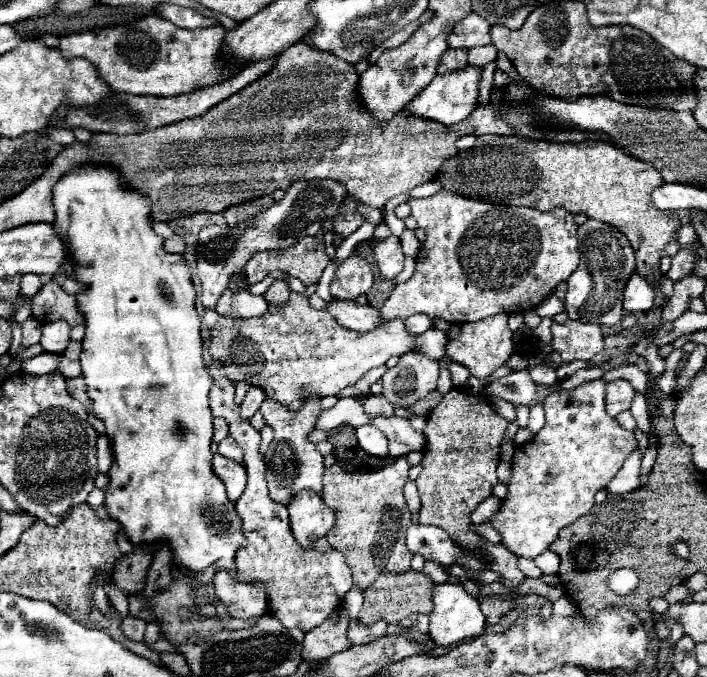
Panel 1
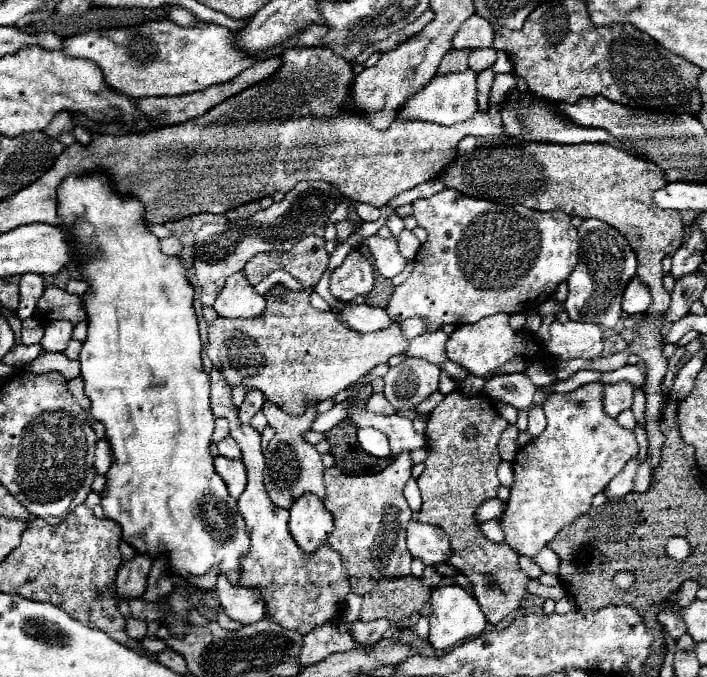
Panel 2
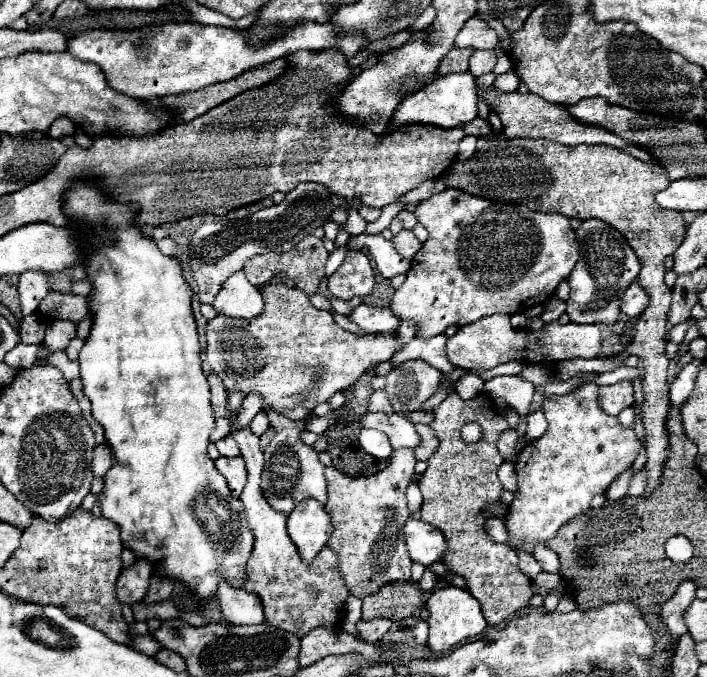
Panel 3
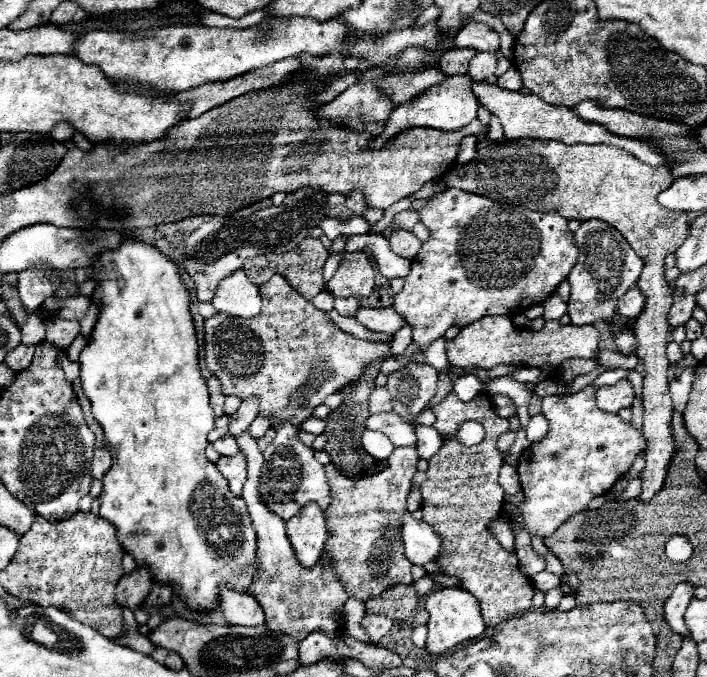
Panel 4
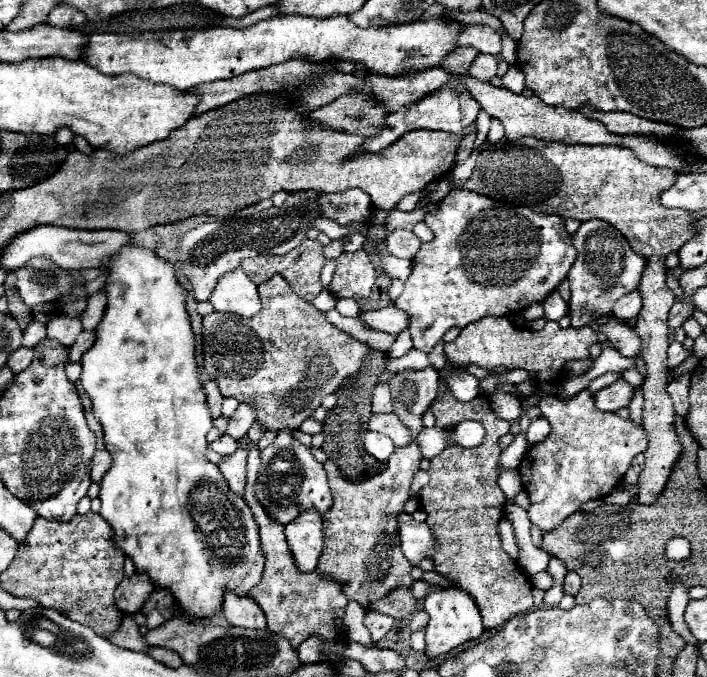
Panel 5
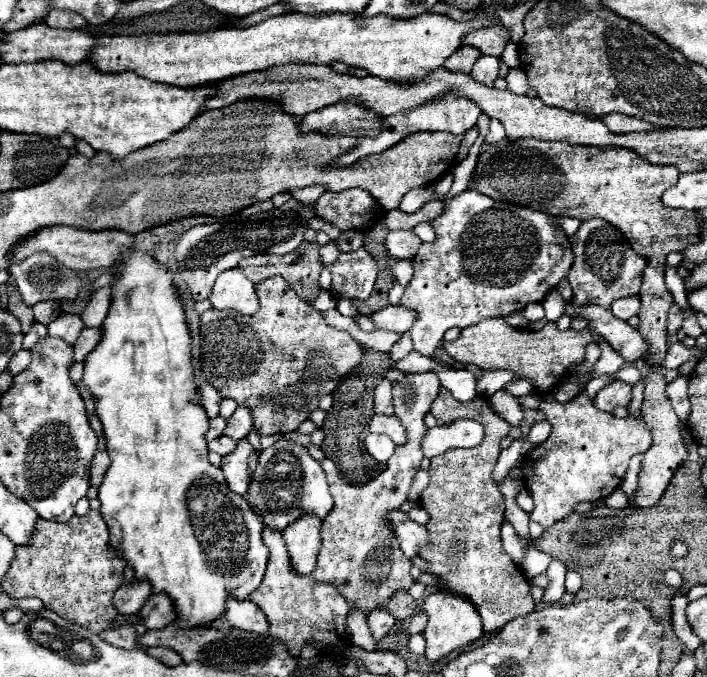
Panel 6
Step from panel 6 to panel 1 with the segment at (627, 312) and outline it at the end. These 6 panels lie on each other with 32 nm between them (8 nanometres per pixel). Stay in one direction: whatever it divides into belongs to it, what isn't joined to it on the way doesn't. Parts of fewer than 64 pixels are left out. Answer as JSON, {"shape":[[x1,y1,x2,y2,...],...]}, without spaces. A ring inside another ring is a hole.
{"shape":[[634,272,624,290,626,312,648,312,654,304,654,288,638,272]]}

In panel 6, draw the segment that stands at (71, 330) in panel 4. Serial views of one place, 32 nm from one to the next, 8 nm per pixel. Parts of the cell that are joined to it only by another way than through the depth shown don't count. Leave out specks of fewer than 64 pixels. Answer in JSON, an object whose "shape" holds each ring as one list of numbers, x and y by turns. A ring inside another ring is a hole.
{"shape":[[62,314,60,318,56,318,54,322,48,324,48,336,58,336,68,344,74,344,78,334,82,332,84,322,80,316,76,314]]}

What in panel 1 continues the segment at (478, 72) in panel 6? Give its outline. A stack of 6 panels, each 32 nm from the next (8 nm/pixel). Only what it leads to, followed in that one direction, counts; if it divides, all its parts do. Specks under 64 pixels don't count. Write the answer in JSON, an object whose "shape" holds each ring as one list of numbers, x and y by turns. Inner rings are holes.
{"shape":[[488,44,488,46,480,46,480,48,472,48,468,50,468,64,470,66,478,66,478,68,484,68,486,64,494,62,496,60,496,48,494,44]]}

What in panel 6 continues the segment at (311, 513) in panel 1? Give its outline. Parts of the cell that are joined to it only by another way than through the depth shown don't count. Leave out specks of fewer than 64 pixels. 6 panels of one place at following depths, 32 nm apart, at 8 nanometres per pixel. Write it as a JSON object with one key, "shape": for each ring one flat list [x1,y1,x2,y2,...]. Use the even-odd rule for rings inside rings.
{"shape":[[304,514,300,520,282,530,282,538,290,556,292,570,308,576,316,566,316,556,320,550,320,518,314,514]]}

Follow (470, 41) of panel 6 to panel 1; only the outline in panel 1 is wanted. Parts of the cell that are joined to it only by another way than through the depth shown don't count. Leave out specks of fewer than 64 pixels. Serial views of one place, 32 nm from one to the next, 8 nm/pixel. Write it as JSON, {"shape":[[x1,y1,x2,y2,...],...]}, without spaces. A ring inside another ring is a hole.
{"shape":[[478,14,466,16,448,36,450,48,476,48,490,44,490,24]]}

